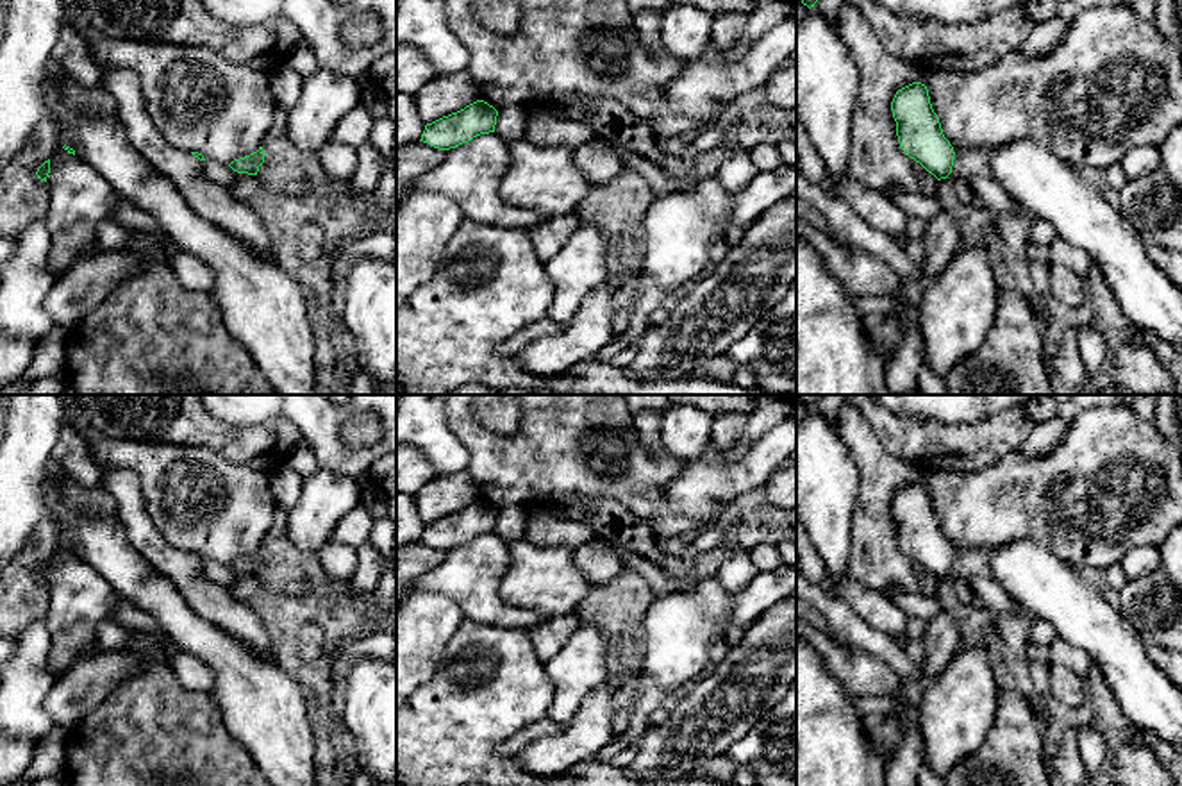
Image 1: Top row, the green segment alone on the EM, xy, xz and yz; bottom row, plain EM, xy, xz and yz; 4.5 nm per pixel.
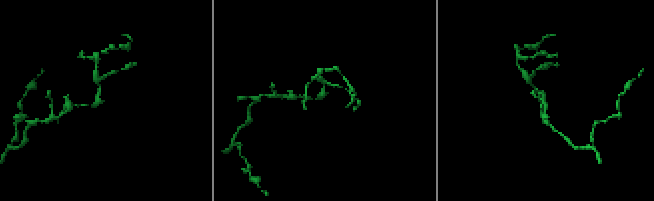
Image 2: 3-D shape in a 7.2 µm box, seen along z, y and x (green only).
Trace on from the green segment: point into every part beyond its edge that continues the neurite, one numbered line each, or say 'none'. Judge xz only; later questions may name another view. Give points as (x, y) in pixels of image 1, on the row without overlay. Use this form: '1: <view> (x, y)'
none

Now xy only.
none

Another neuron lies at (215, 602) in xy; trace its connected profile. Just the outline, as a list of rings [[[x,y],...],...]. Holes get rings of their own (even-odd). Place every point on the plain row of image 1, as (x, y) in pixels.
[[[100,468],[100,488],[112,497],[130,545],[177,586],[195,613],[243,641],[254,656],[273,661],[268,631],[246,600],[237,600],[229,588],[205,579],[204,561],[164,539],[146,511],[137,475]]]

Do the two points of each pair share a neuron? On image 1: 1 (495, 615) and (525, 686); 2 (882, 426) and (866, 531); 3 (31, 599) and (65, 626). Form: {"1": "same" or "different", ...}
{"1": "different", "2": "different", "3": "different"}

